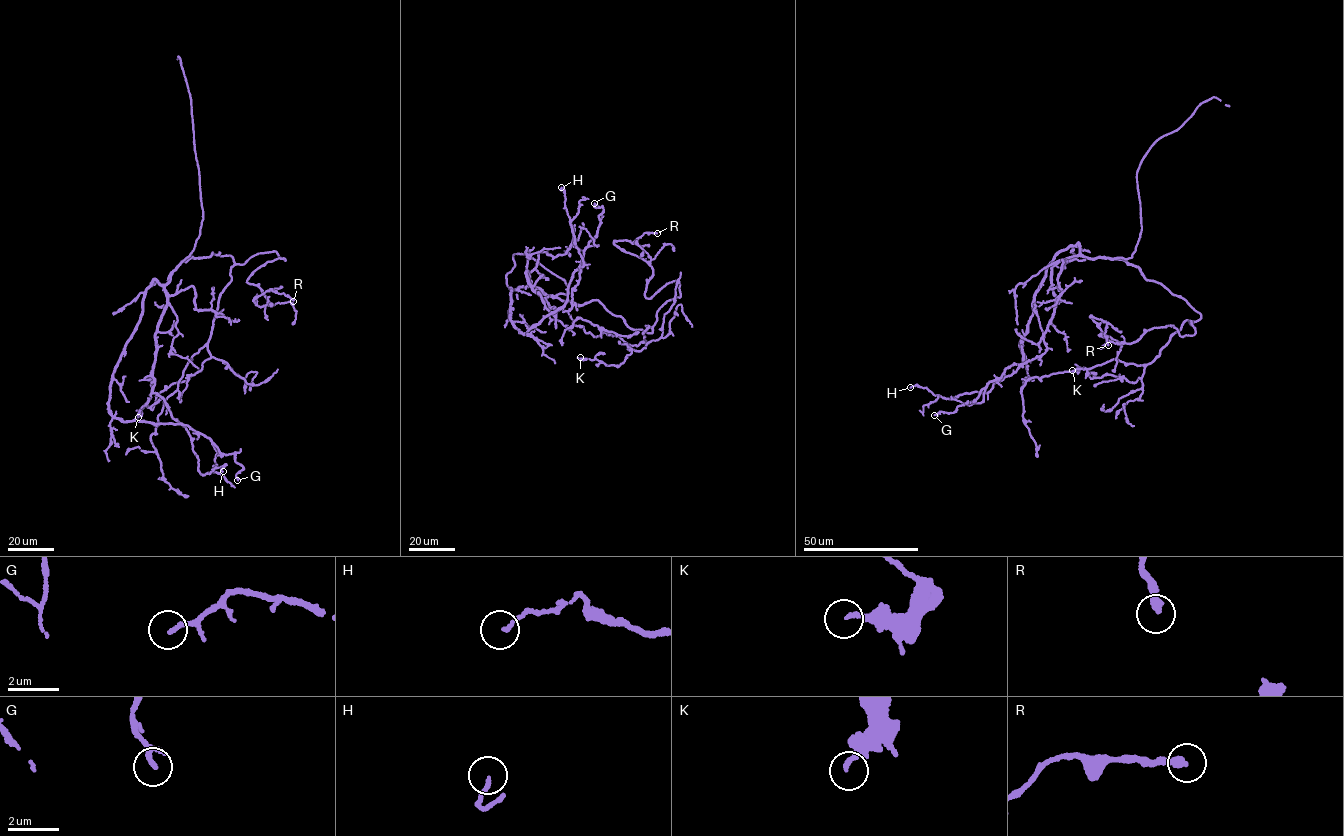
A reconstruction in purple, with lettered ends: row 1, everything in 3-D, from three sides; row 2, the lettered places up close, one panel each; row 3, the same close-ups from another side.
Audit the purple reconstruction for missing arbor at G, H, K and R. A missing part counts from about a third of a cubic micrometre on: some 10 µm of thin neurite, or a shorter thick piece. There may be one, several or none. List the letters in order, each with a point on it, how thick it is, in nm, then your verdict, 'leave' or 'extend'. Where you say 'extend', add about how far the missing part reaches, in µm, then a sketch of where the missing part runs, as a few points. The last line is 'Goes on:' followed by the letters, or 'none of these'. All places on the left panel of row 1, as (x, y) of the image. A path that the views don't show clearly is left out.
G: place (237, 480); calibre 120 nm; leave
H: place (223, 471); calibre 130 nm; leave
K: place (138, 417); calibre 150 nm; leave
R: place (293, 301); calibre 300 nm; leave
Goes on: none of these

